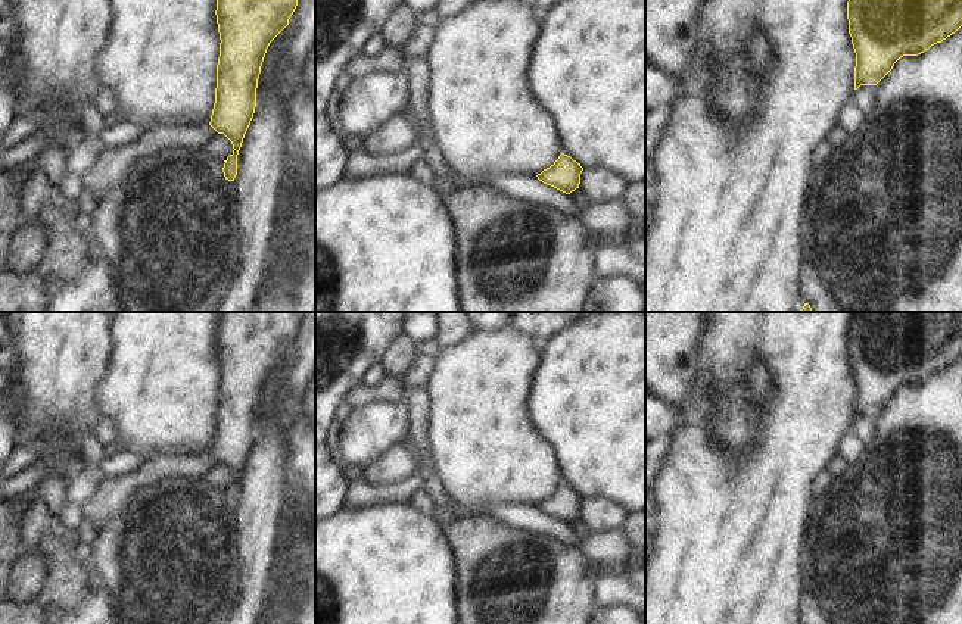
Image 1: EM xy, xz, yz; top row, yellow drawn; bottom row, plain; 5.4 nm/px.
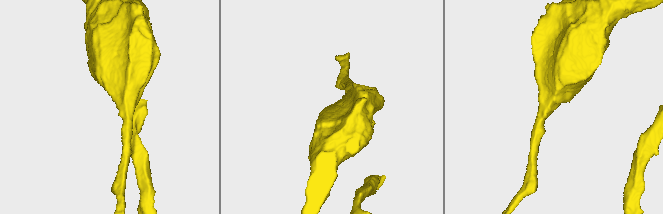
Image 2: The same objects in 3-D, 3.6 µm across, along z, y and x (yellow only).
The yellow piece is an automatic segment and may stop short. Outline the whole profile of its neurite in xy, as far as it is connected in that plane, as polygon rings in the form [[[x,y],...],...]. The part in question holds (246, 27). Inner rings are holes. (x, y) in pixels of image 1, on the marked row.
[[[217,0],[217,24],[220,32],[220,57],[217,65],[215,103],[211,122],[203,125],[153,124],[137,140],[122,147],[103,147],[93,165],[84,172],[82,188],[96,197],[121,184],[137,159],[162,149],[200,149],[215,134],[224,134],[233,144],[233,153],[224,160],[224,177],[234,181],[237,155],[256,107],[256,88],[261,66],[270,43],[289,25],[298,0]]]

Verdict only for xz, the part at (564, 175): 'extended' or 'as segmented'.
as segmented

